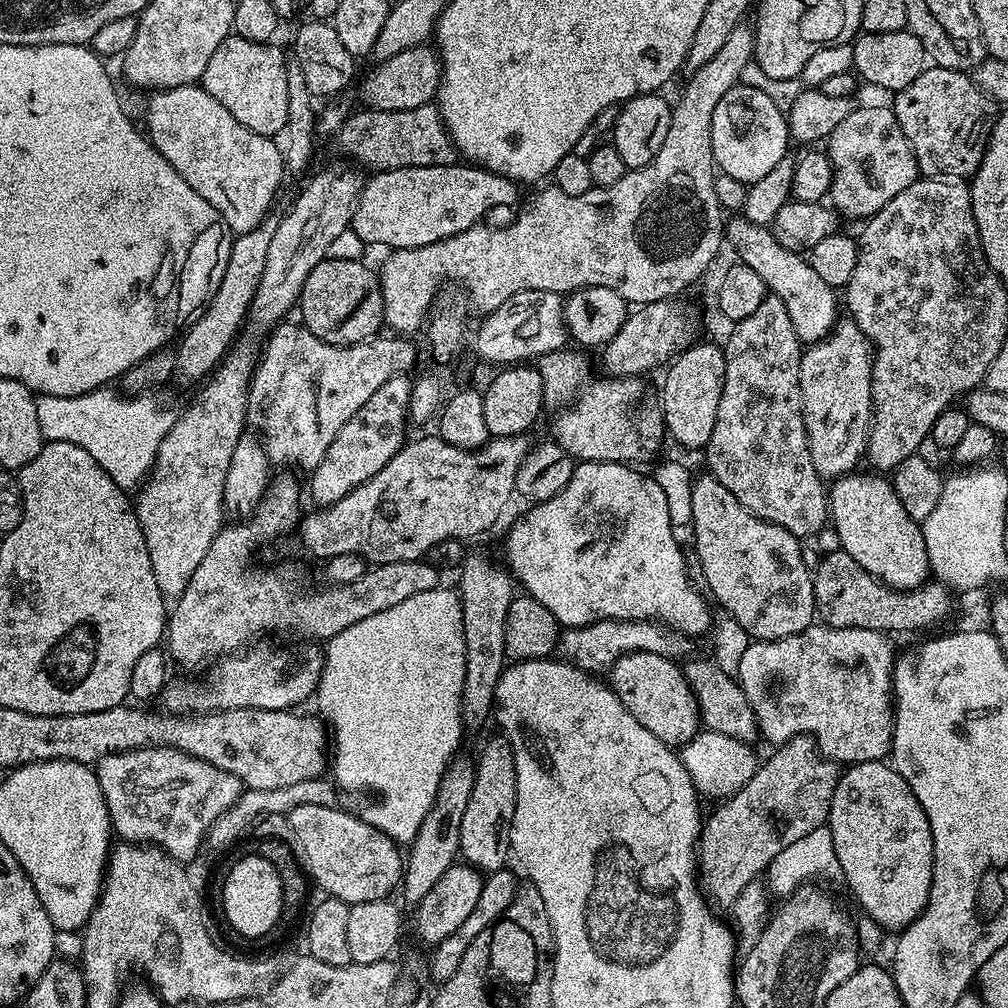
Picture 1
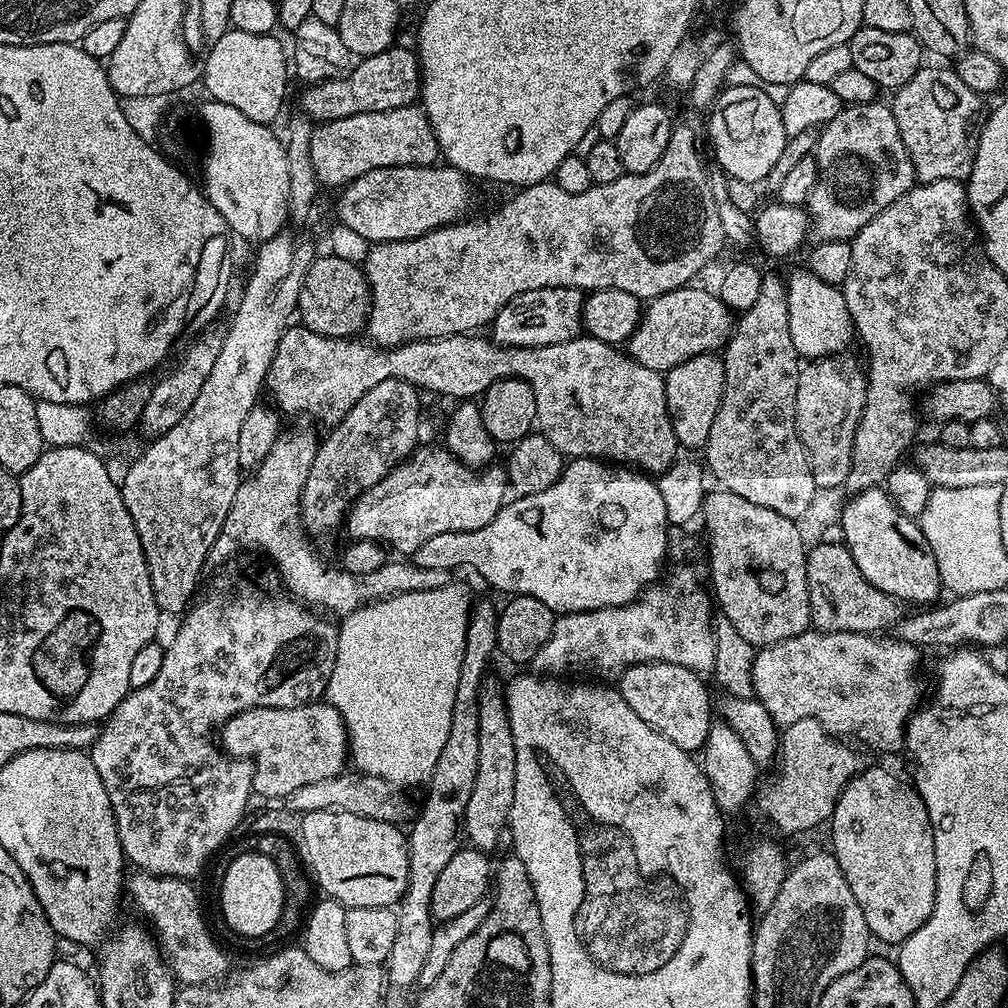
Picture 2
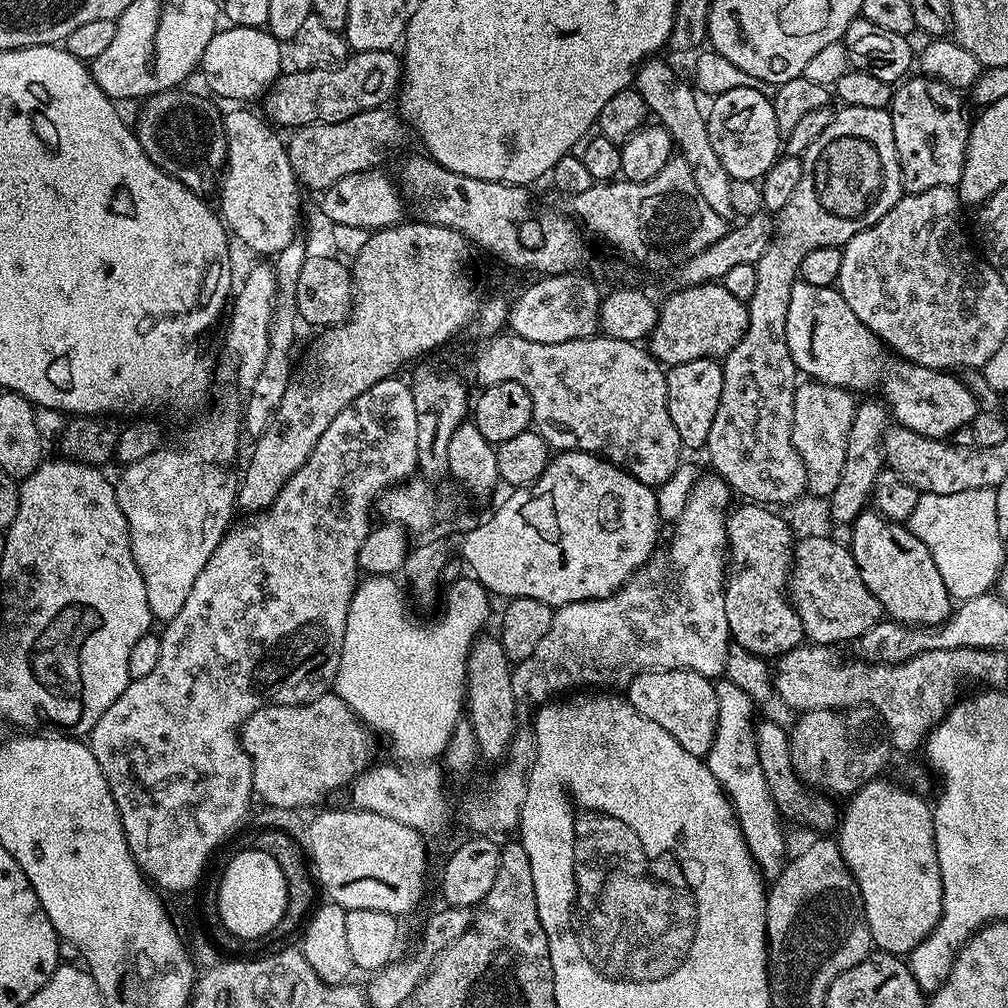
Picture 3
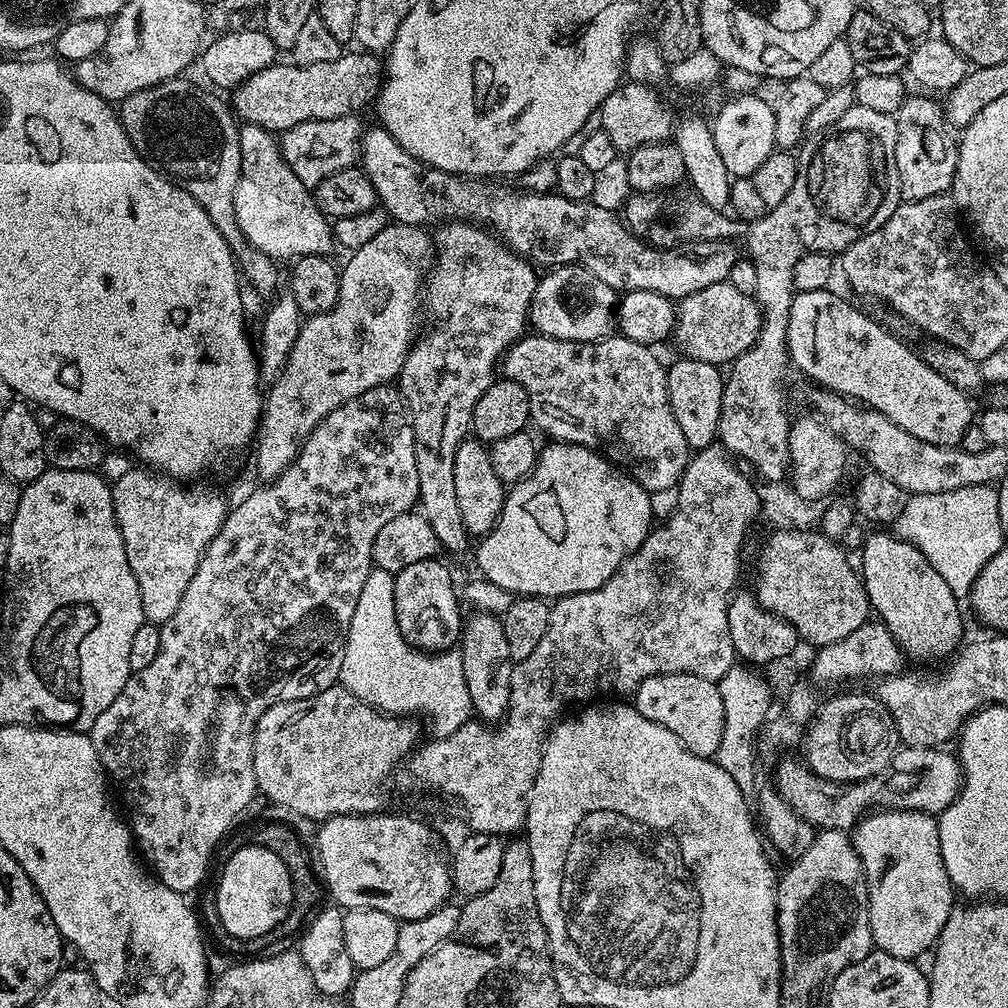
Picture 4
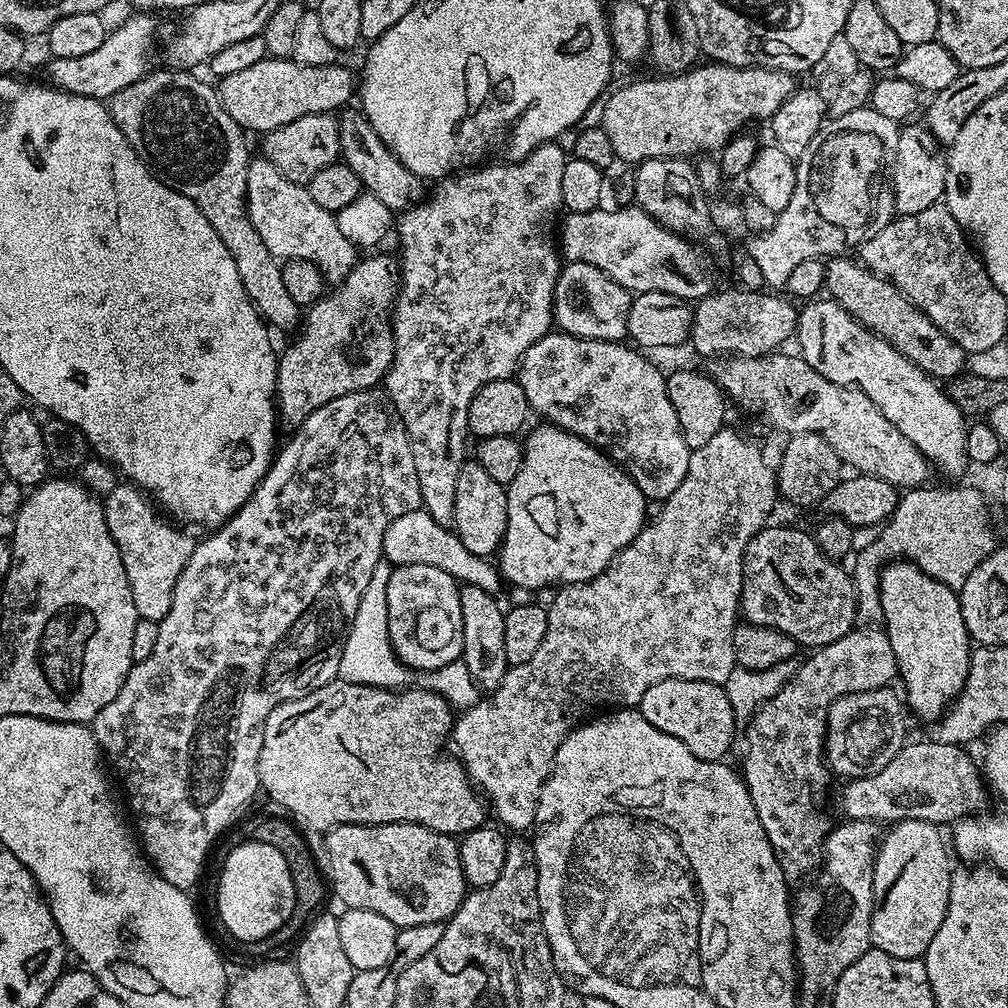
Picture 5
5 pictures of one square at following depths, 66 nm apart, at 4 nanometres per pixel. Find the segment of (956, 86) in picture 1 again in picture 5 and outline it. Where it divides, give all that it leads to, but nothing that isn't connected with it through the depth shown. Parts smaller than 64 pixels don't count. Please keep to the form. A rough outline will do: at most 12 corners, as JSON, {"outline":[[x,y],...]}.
{"outline":[[923,123],[900,128],[892,193],[901,216],[946,190],[948,157]]}

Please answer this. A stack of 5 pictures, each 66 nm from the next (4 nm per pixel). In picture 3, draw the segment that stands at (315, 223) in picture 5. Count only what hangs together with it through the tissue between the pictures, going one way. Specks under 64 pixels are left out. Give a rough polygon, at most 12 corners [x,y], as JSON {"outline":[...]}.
{"outline":[[259,111],[223,113],[227,231],[268,258],[297,239],[301,185]]}

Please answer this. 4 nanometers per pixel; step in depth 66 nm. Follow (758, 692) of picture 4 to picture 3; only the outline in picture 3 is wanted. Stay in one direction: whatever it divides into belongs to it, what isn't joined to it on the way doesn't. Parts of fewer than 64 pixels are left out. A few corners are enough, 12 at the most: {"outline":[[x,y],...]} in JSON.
{"outline":[[727,678],[704,761],[771,882],[788,861],[755,738],[756,705]]}

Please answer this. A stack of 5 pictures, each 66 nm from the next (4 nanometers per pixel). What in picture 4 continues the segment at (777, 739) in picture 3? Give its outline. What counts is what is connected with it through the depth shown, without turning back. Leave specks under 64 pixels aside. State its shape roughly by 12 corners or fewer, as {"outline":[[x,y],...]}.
{"outline":[[897,747],[851,784],[799,759],[774,791],[816,830],[848,832],[897,808],[939,814],[962,783],[943,747]]}

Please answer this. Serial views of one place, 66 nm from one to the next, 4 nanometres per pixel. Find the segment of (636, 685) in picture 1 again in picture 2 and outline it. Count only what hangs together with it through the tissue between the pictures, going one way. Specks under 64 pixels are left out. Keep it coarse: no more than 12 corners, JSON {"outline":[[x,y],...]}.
{"outline":[[670,662],[631,664],[626,706],[696,754],[714,723],[705,677]]}

